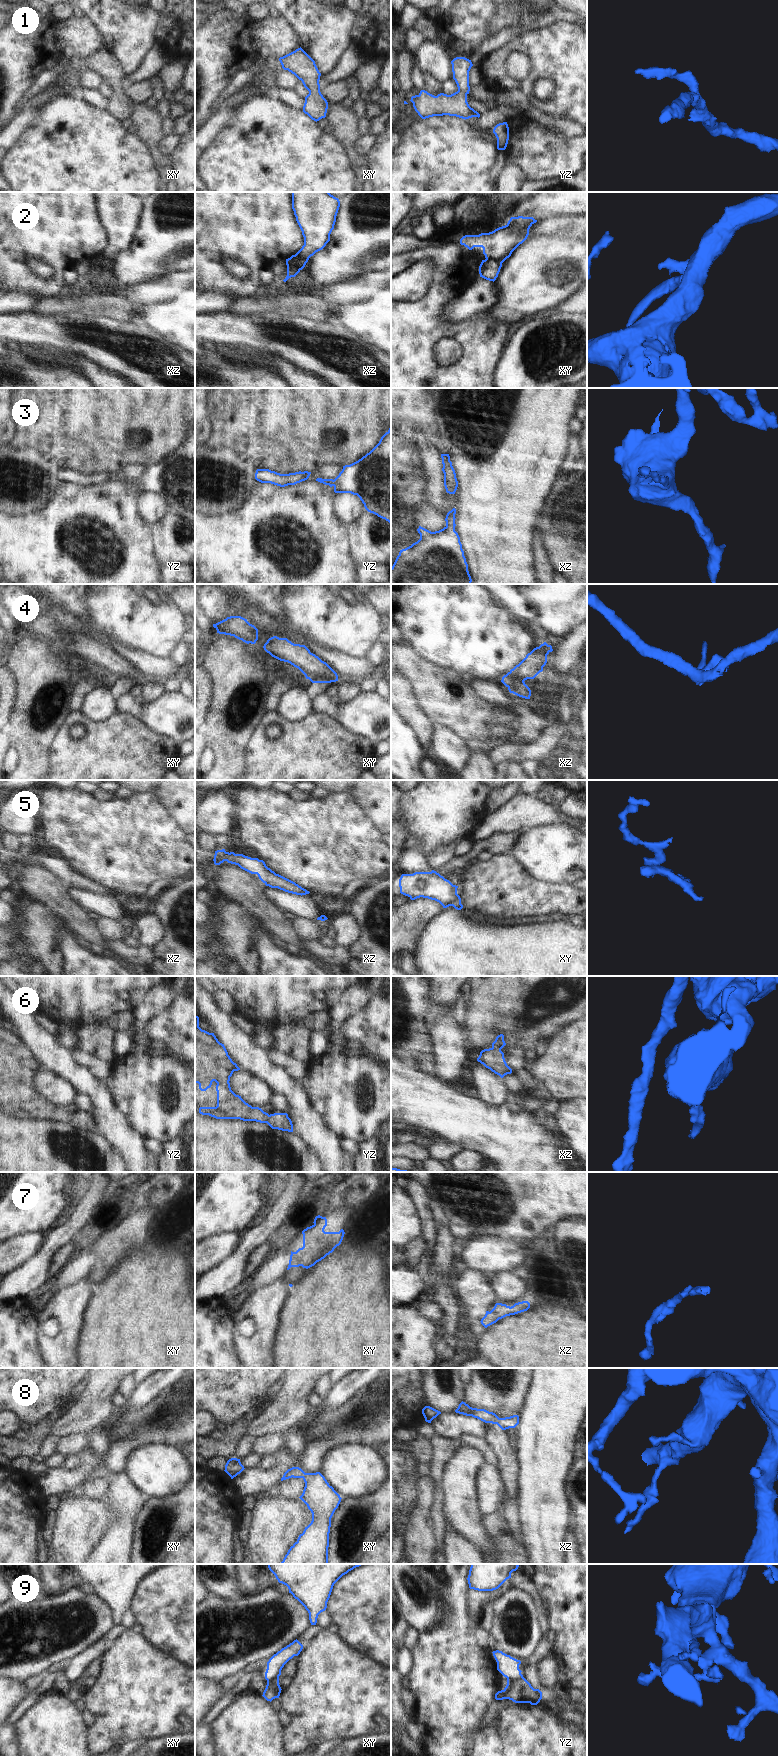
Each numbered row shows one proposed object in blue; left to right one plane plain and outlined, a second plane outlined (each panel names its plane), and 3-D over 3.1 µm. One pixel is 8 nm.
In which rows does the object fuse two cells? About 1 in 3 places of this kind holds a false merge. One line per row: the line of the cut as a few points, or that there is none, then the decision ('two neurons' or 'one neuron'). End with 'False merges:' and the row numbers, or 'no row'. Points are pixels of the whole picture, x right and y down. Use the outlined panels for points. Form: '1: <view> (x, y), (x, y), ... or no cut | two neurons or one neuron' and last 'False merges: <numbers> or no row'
1: no cut | one neuron
2: xy (486, 258), (497, 260), (501, 263) | two neurons
3: no cut | one neuron
4: xz (524, 680), (518, 677), (511, 677), (507, 686) | two neurons
5: no cut | one neuron
6: no cut | one neuron
7: no cut | one neuron
8: no cut | one neuron
9: yz (520, 1673), (507, 1679) | two neurons
False merges: 2, 4, 9

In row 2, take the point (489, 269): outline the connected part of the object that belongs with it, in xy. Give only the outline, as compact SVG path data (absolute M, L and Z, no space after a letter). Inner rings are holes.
M482 260L479 266L480 277L494 282L498 277L501 267L502 263L497 260Z

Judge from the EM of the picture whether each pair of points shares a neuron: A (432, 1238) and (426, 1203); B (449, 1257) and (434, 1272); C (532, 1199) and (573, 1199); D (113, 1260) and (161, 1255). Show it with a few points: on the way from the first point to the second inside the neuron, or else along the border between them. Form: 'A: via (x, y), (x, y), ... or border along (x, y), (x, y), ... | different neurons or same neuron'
A: via (430, 1229), (426, 1212) | same neuron
B: via (445, 1261), (438, 1268) | same neuron
C: via (542, 1199), (563, 1199) | same neuron
D: border along (144, 1244), (110, 1269) | different neurons

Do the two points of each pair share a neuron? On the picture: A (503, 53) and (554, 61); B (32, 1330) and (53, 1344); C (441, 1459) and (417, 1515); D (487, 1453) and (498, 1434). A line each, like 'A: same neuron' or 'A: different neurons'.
A: same neuron
B: different neurons
C: different neurons
D: different neurons

